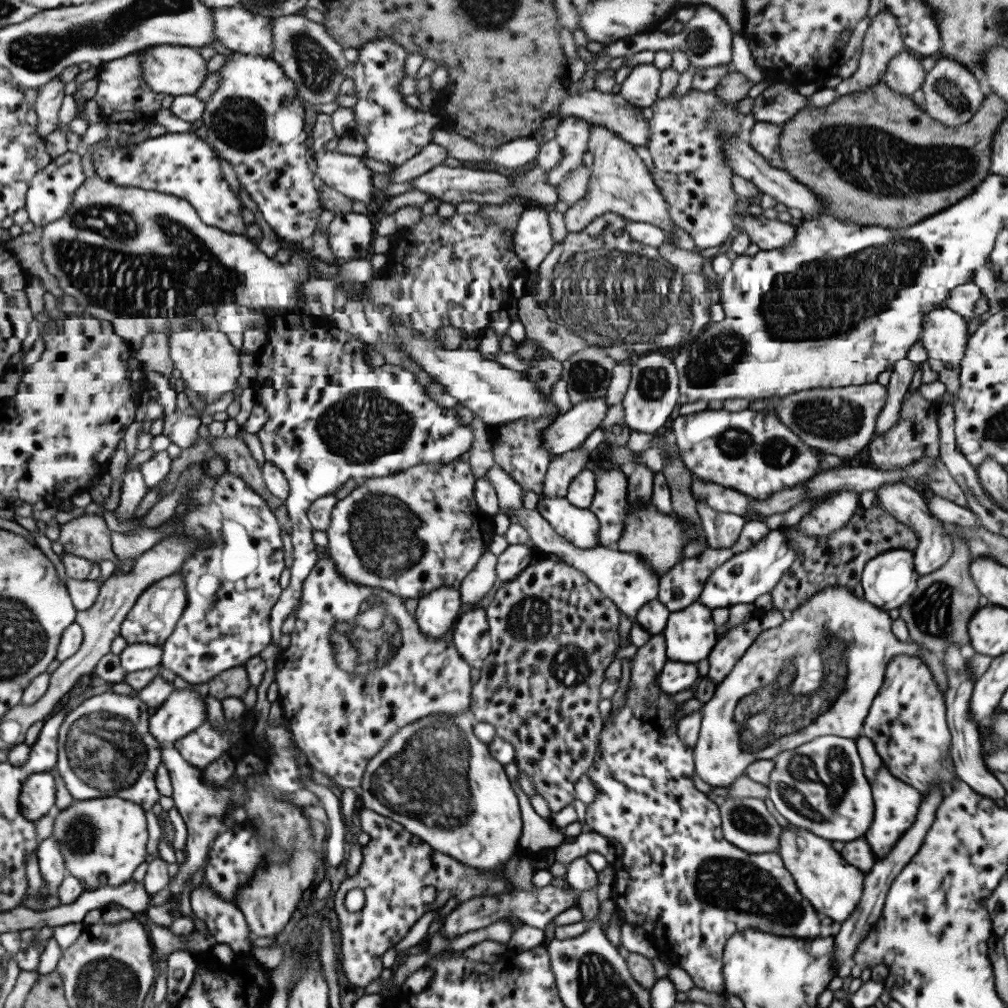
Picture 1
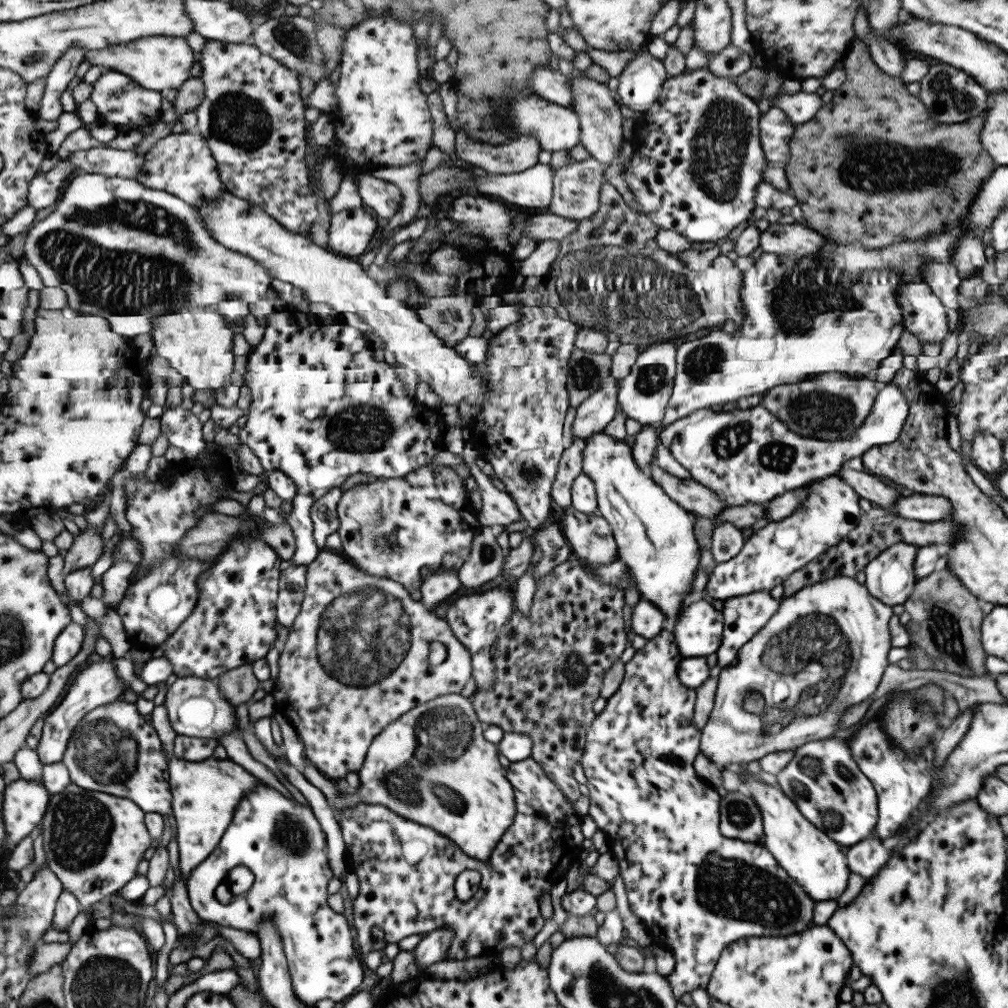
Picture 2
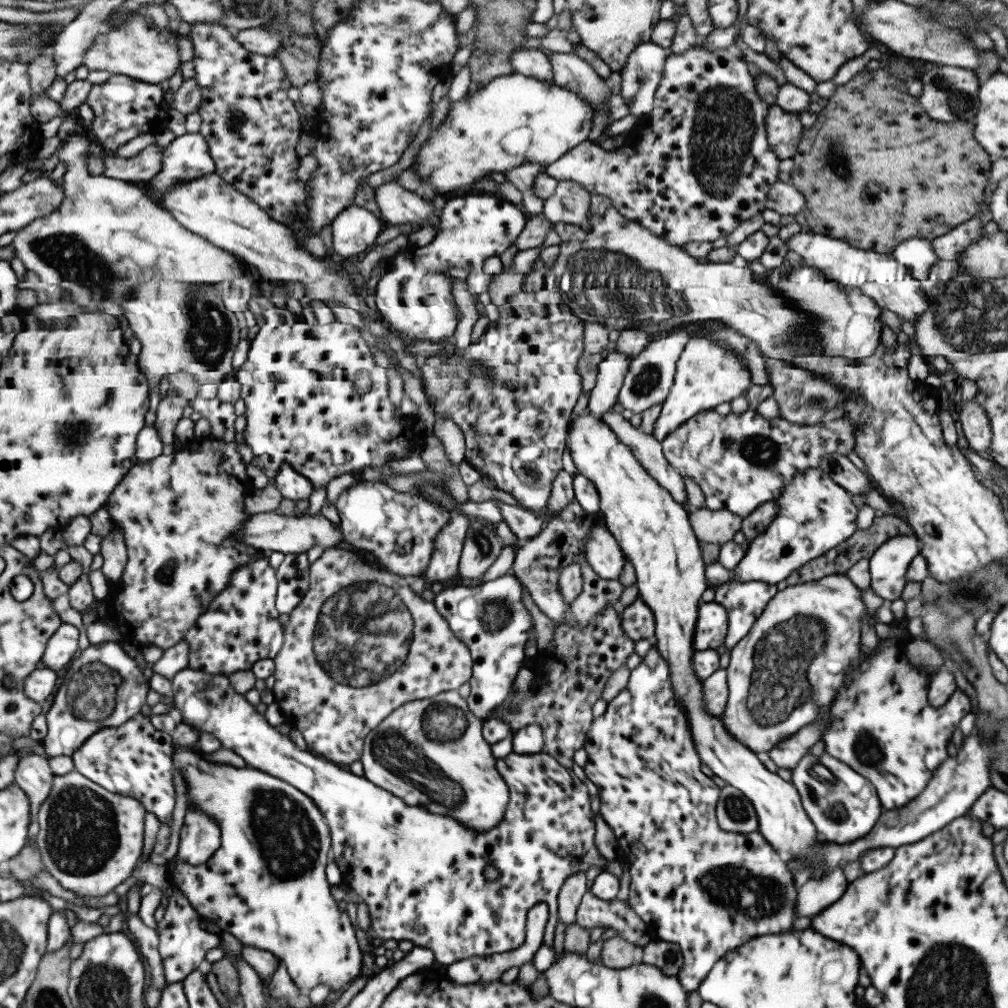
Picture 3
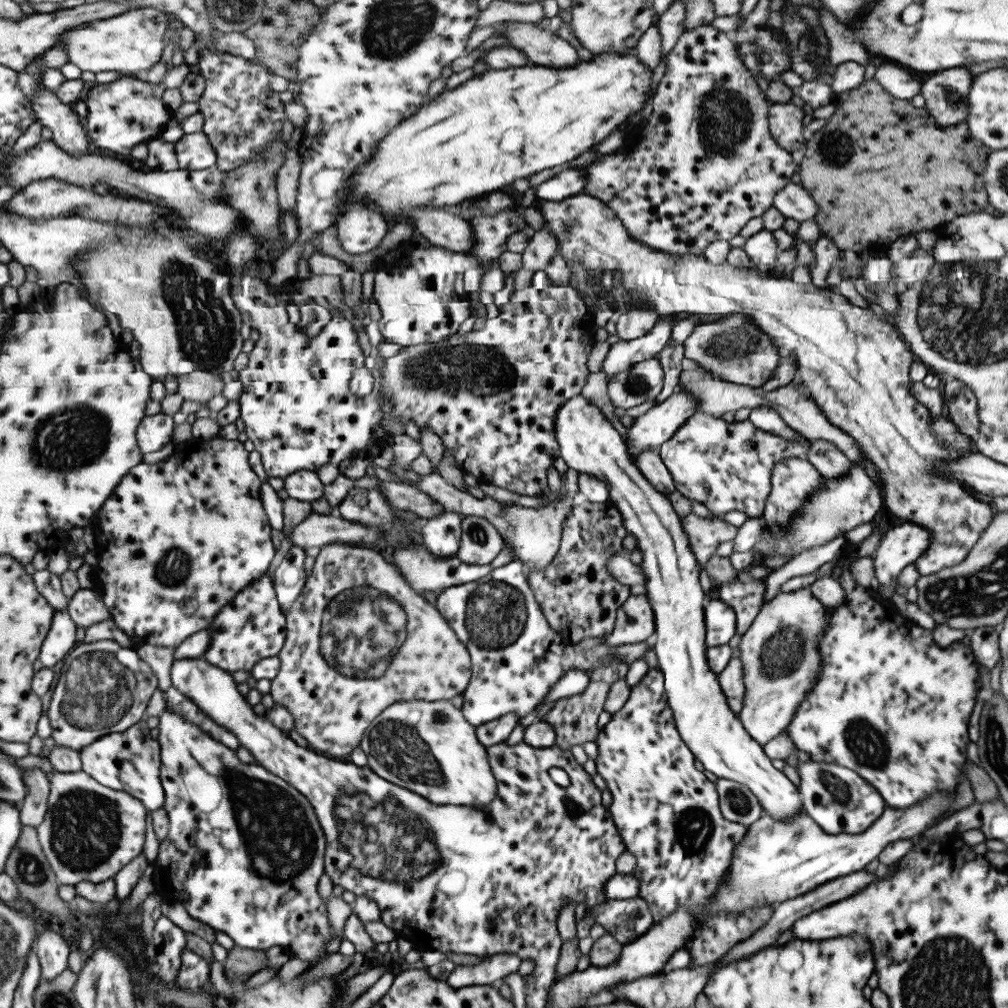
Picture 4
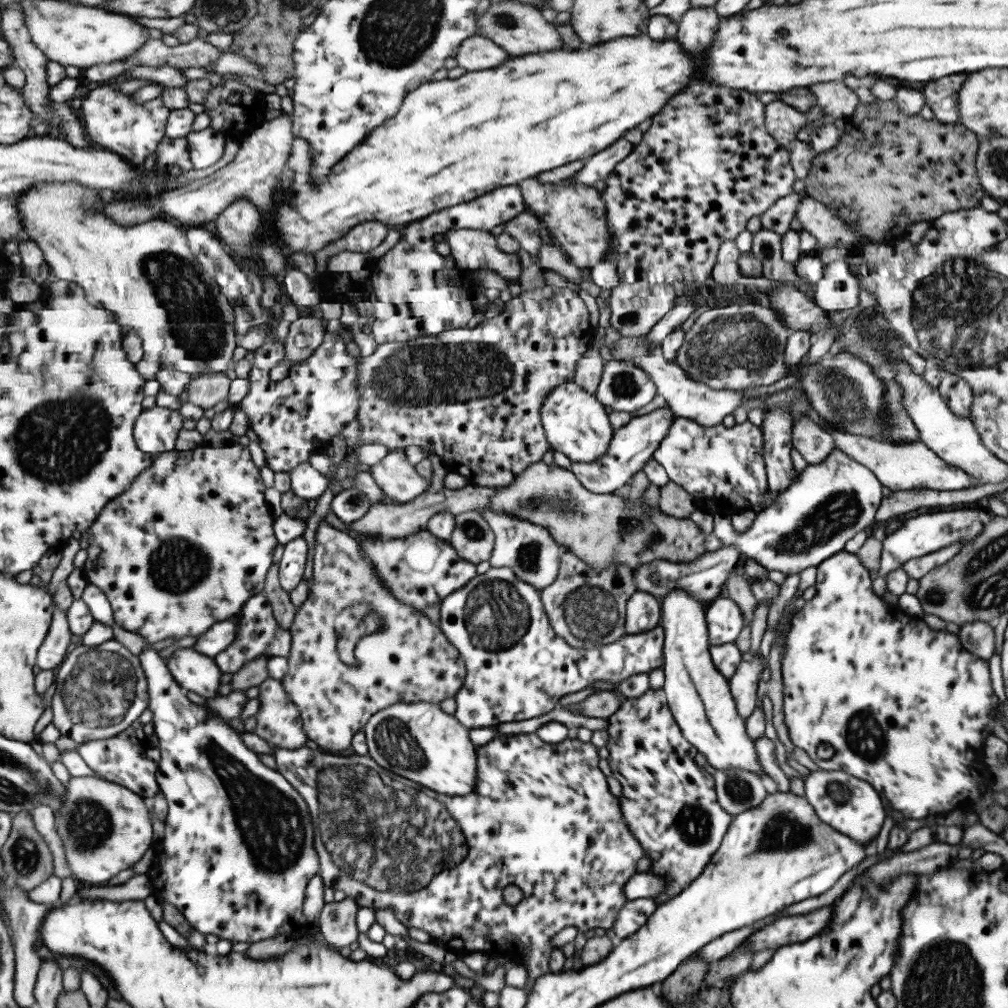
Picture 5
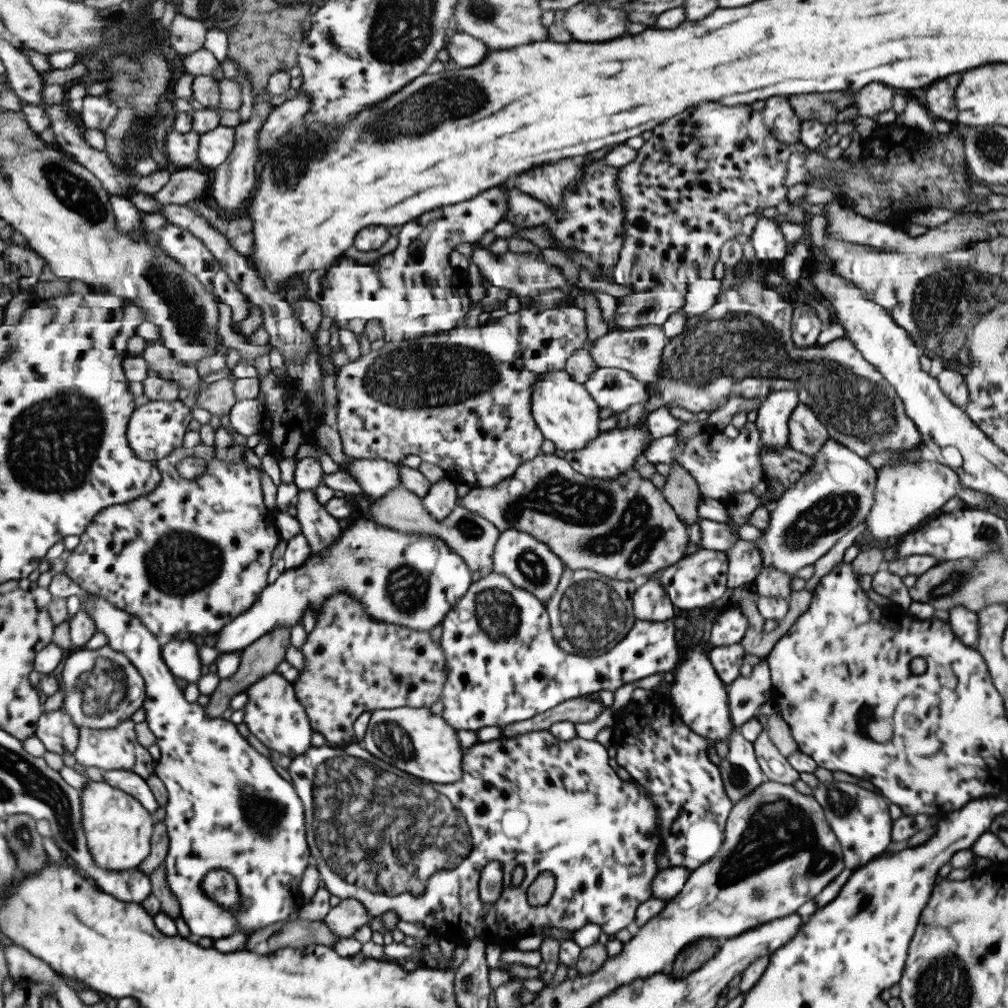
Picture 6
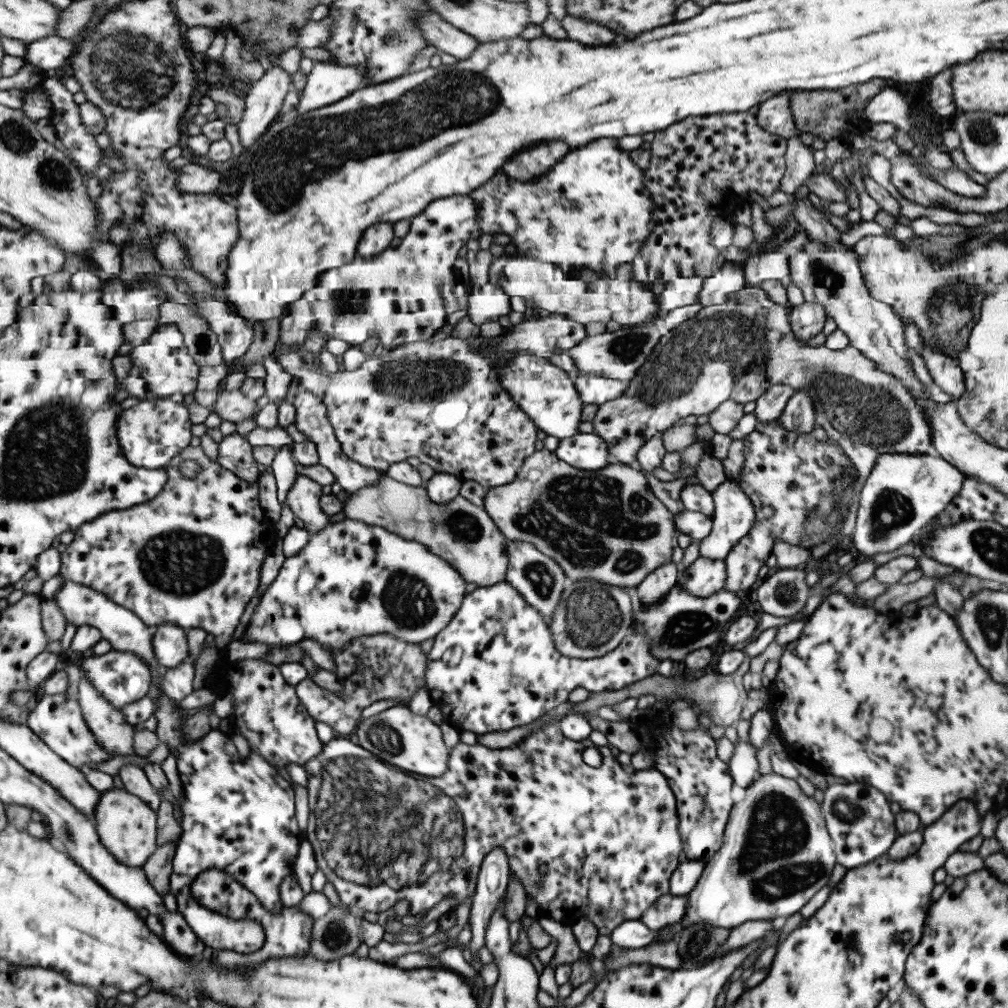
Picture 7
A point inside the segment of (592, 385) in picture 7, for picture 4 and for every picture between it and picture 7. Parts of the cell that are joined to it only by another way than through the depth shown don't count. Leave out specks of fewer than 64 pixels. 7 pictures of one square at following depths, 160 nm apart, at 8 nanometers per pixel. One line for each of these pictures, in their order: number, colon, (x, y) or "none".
4: (642, 383)
5: (621, 387)
6: (615, 389)

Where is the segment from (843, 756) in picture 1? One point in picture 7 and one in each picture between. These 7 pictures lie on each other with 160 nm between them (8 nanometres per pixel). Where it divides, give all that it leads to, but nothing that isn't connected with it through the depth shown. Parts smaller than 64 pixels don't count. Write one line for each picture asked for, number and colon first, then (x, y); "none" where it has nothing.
2: (822, 780)
3: (842, 805)
4: (838, 800)
5: (849, 806)
6: (859, 819)
7: (858, 819)

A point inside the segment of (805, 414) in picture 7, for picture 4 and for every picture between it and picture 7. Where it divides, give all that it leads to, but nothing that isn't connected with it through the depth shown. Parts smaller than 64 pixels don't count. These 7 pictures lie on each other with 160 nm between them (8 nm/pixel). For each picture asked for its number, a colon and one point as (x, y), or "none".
4: (829, 462)
5: (809, 439)
6: (806, 434)

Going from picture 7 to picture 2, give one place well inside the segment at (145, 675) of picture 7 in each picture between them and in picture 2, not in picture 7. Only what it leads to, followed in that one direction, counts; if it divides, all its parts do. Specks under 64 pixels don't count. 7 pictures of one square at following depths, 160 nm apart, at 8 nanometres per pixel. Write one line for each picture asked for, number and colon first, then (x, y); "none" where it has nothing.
2: (98, 683)
3: (103, 686)
4: (102, 687)
5: (99, 690)
6: (101, 687)

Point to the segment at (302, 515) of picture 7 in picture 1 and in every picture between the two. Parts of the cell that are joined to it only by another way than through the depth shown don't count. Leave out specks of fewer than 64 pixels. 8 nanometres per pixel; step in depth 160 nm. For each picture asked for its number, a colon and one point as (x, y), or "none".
1: (357, 668)
2: (356, 657)
3: (360, 643)
4: (358, 638)
5: (355, 650)
6: (319, 528)

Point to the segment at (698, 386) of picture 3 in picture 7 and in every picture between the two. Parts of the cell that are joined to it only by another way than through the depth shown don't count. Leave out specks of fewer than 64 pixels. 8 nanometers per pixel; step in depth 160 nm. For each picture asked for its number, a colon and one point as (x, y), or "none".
4: (650, 429)
5: (630, 446)
6: (611, 453)
7: (585, 451)

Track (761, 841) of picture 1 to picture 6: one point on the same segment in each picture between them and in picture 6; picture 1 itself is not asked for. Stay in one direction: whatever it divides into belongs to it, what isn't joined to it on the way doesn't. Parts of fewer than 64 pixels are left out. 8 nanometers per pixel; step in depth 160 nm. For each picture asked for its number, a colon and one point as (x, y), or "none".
2: (739, 818)
3: (733, 812)
4: (737, 804)
5: (736, 790)
6: (740, 774)

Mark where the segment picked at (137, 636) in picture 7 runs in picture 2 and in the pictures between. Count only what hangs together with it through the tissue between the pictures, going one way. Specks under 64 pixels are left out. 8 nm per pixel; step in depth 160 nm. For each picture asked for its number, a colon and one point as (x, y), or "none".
2: (280, 842)
3: (265, 885)
4: (262, 848)
5: (236, 854)
6: (226, 807)

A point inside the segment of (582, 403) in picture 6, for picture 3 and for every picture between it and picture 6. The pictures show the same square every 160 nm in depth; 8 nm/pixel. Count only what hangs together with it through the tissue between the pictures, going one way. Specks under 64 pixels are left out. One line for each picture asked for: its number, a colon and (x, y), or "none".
3: (653, 531)
4: (588, 443)
5: (574, 423)

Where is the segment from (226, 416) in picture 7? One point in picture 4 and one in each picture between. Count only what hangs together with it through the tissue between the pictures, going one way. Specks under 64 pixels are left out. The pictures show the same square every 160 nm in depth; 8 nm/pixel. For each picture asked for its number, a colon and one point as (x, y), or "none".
4: (195, 387)
5: (204, 391)
6: (217, 398)

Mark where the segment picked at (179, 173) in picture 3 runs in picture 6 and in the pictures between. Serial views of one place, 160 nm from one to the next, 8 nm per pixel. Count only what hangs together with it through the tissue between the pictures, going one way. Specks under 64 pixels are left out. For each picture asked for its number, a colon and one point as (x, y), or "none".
4: (193, 152)
5: (204, 147)
6: (214, 146)

